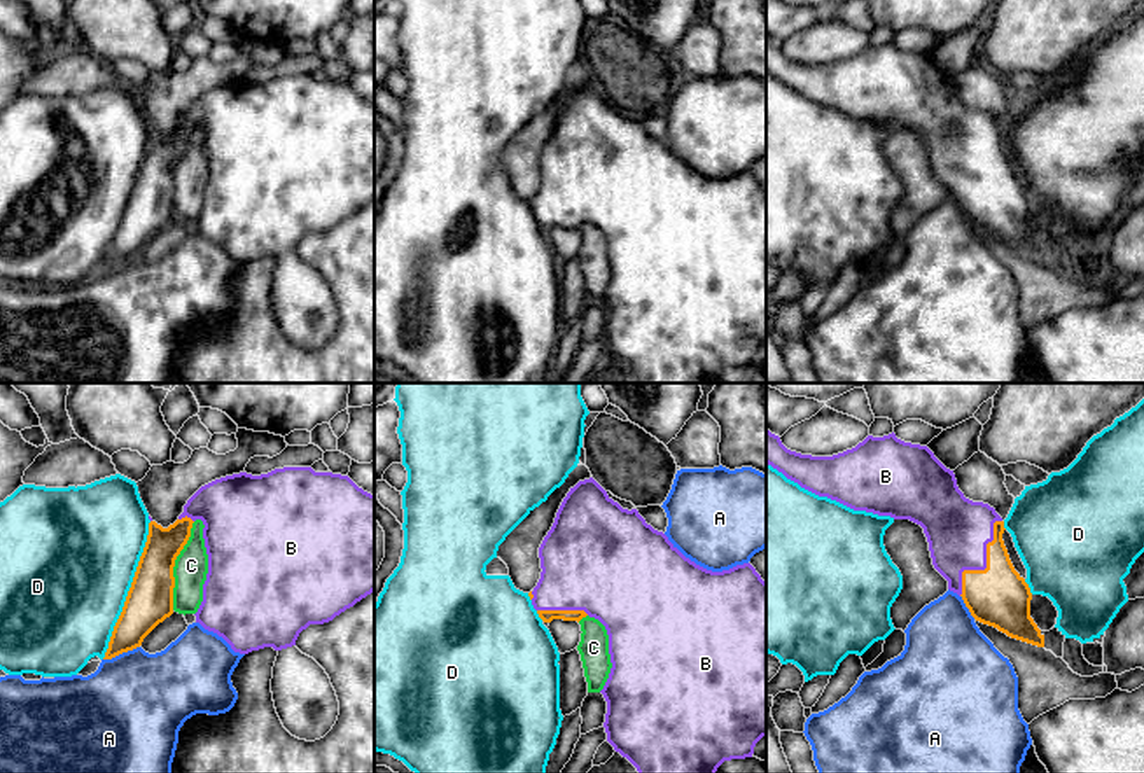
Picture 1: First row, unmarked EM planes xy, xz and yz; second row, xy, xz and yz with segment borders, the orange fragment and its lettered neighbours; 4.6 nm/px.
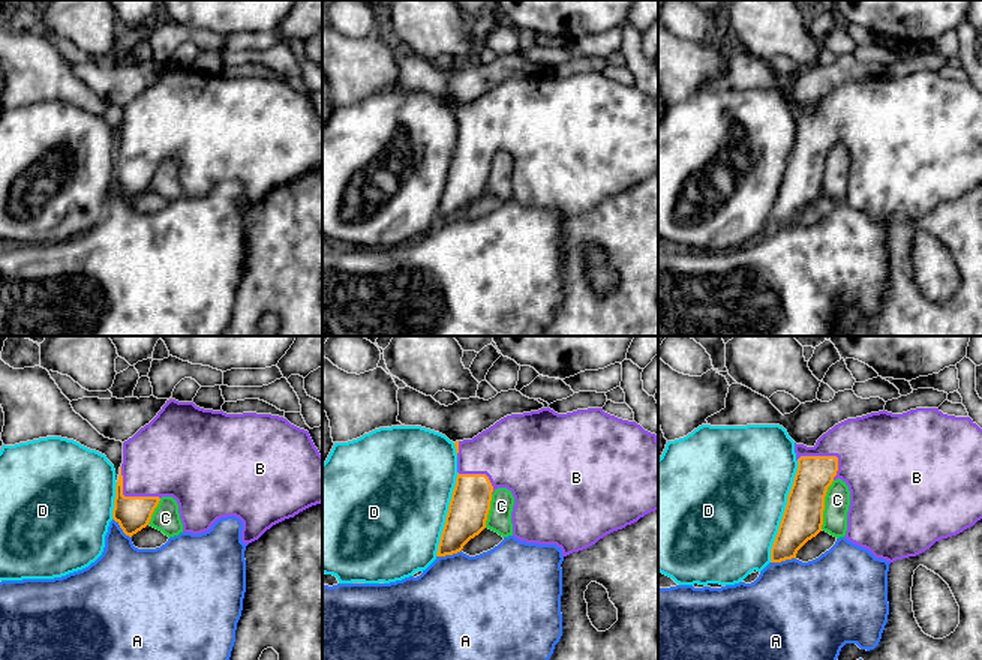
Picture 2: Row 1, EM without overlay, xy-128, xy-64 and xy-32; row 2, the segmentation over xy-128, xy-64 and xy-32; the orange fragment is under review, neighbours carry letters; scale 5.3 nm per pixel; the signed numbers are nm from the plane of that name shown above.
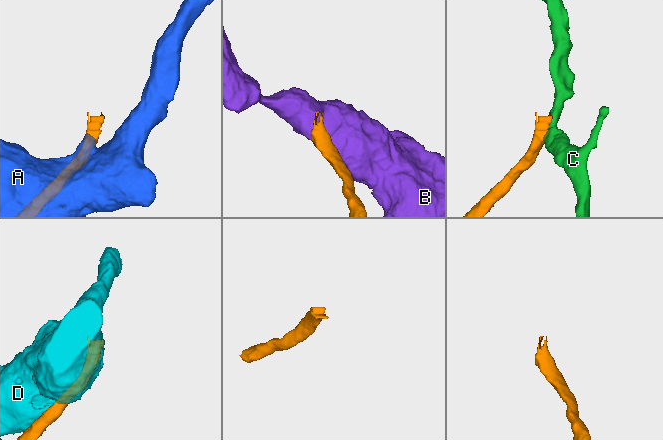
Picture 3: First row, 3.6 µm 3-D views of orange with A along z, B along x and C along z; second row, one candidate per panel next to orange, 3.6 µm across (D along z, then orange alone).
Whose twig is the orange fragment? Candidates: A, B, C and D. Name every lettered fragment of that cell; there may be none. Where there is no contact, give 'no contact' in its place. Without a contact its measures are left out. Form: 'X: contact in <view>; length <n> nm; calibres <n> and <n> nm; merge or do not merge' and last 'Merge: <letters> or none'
A: contact in xy; length 180 nm; calibres 200 and 480 nm; do not merge
B: contact in yz; length 400 nm; calibres 280 and 300 nm; merge
C: contact in xy; length 420 nm; calibres 220 and 160 nm; do not merge
D: contact in xy; length 650 nm; calibres 220 and 480 nm; do not merge
Merge: B

